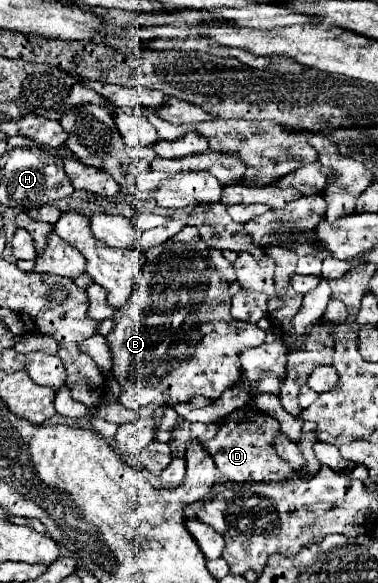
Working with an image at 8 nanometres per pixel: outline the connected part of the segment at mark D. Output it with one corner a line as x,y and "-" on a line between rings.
241,410
229,414
219,424
219,430
213,440
205,442
205,450
215,460
219,472
227,476
233,482
277,482
277,480
295,480
295,478
309,478
315,476
321,468
319,460
315,460
315,434
313,432
301,432
301,438
295,442
297,448
303,452
303,458
307,460
307,468
303,472
291,472
291,464
283,462
279,454
275,454
275,444
271,446
271,440
279,436
279,424
277,420
269,418
268,414
259,412
246,413
241,418

